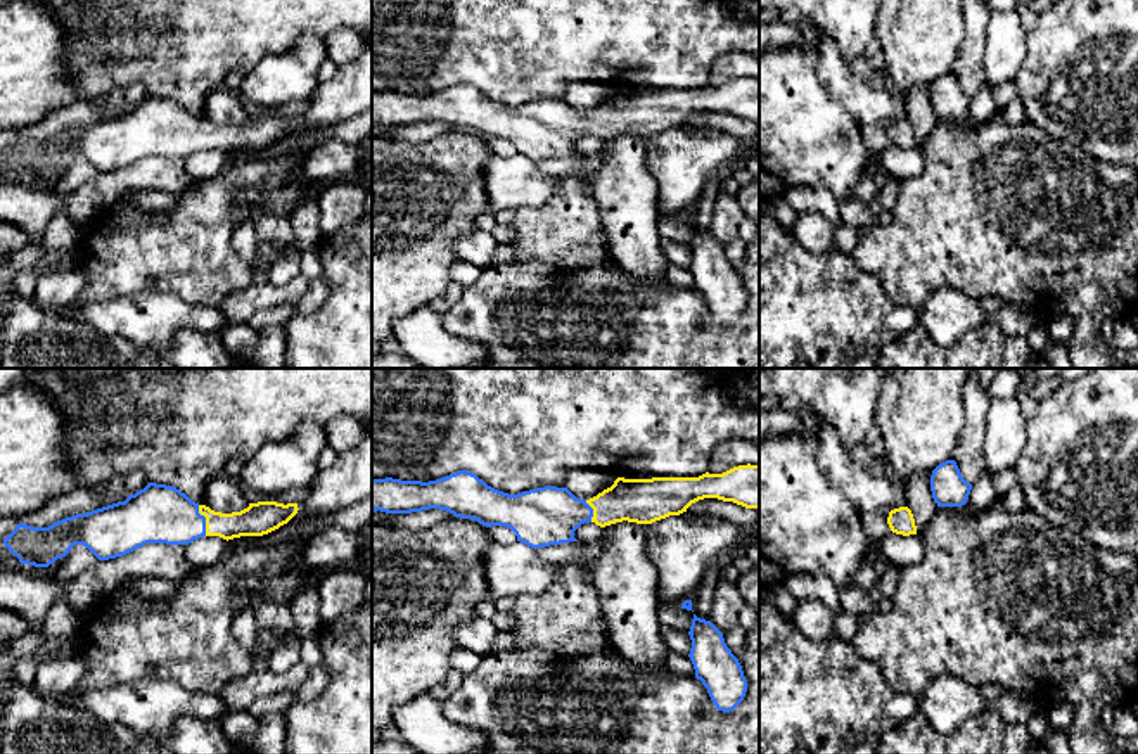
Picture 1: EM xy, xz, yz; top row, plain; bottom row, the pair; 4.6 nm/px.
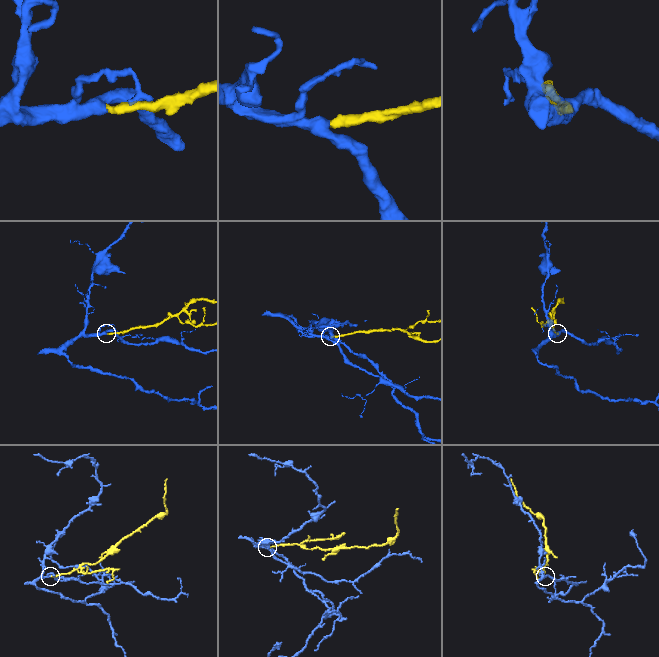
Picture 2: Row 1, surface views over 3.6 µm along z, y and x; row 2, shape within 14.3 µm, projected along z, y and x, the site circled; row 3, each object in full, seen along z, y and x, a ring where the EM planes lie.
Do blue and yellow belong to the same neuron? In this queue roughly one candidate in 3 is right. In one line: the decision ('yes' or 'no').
yes

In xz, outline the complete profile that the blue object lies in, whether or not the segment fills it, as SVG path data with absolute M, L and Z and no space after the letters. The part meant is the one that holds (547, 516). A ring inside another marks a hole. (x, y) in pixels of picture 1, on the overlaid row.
M747 463L699 477L617 477L590 500L555 486L508 495L469 470L429 482L372 479L372 512L412 514L439 508L486 527L505 526L515 533L517 541L534 550L578 541L574 531L585 522L600 527L623 521L652 524L680 515L704 498L759 508L759 465Z

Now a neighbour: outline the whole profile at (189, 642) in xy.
M244 536L233 538L216 564L176 581L176 591L166 600L142 598L123 579L107 598L81 610L78 657L88 662L88 669L73 692L154 678L194 693L220 695L227 683L254 671L251 652L232 635L235 616L251 605L235 597L261 595L289 605L304 585L318 578L304 569L299 550L291 541L247 545Z

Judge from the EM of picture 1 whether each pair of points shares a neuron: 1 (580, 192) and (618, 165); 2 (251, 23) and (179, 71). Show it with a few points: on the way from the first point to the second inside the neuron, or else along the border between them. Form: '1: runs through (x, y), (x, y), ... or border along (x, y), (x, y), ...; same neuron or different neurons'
1: border along (600, 151), (594, 199), (602, 223); different neurons
2: runs through (234, 23), (227, 23), (196, 54); same neuron

